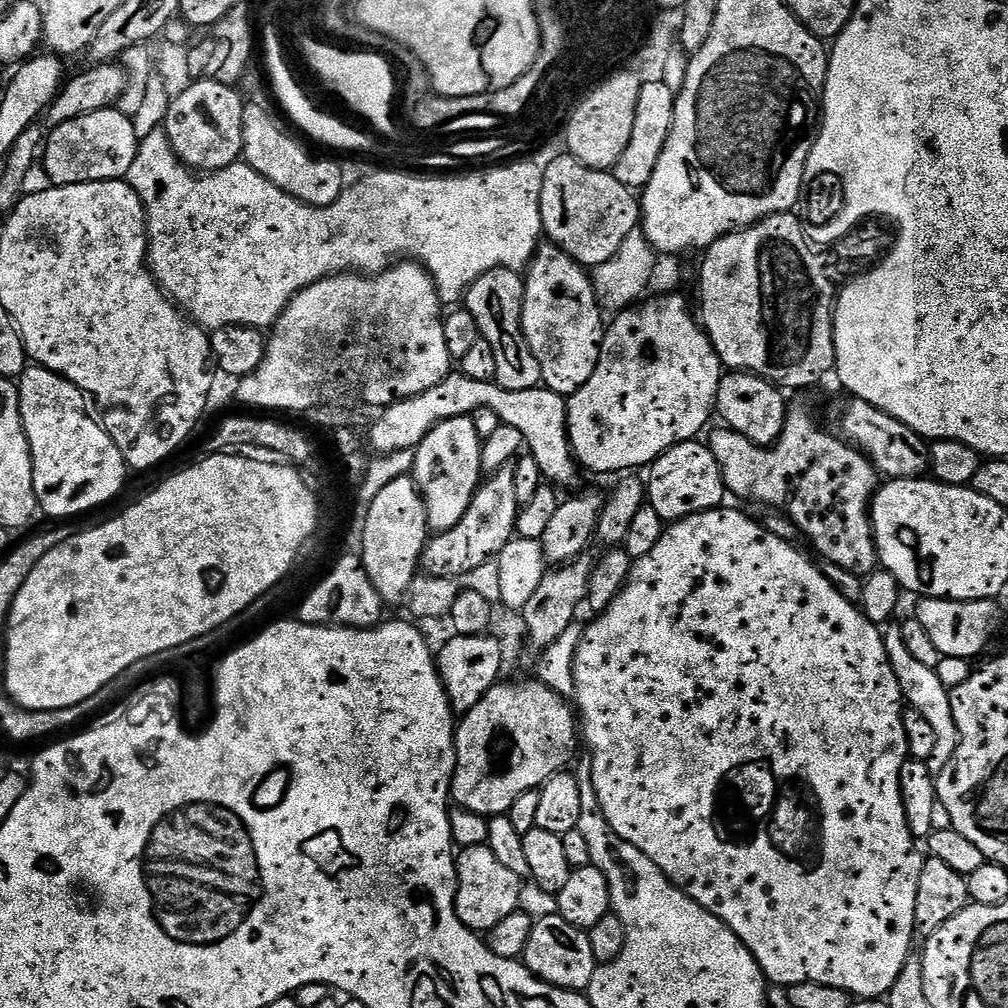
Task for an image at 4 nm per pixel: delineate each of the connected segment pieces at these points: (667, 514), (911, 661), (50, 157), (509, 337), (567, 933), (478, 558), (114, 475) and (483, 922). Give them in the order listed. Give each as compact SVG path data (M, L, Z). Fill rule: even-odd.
M687 440L666 450L646 472L646 500L666 522L685 520L725 503L726 489L722 470L707 443Z
M892 627L887 629L889 632L883 633L886 658L890 658L890 666L900 683L905 705L911 711L922 714L922 718L926 718L926 722L930 722L930 727L934 730L934 754L926 763L933 774L938 774L944 769L946 762L950 762L950 758L954 758L960 741L958 726L954 722L954 710L950 710L950 689L942 686L942 678L938 678L936 669L914 659L914 654L910 654L910 650L906 646L906 638L902 638L900 627Z
M116 106L74 118L70 122L55 125L47 133L42 149L42 168L48 171L53 185L85 184L99 180L122 180L127 177L134 158L138 141L135 136L133 117L119 112Z
M499 268L482 274L482 278L478 278L472 283L466 293L466 307L470 314L474 314L474 318L480 327L482 339L490 342L490 346L494 346L494 359L498 362L495 383L511 392L514 390L530 390L541 383L538 358L534 358L534 354L526 342L522 322L520 321L522 306L524 305L524 282L525 277L520 272L512 272L508 268Z
M559 914L551 915L533 923L522 962L539 980L571 992L584 992L590 986L598 967L594 950L590 950L590 938L585 929L570 926L570 922L566 922L566 918Z
M515 463L502 466L493 476L487 477L476 489L470 502L470 510L454 526L445 532L437 532L424 549L422 568L434 578L456 579L478 569L484 563L495 561L500 552L516 536L516 514L521 509L514 494Z
M39 366L25 367L18 387L39 511L48 516L80 516L110 503L124 488L126 465L118 446L90 411L84 391Z
M474 846L473 848L465 848L459 853L456 870L460 873L460 885L456 891L456 913L460 921L471 928L477 934L486 934L494 926L498 926L498 922L502 922L510 914L514 914L521 907L520 904L520 884L521 877L514 874L514 870L506 870L506 866L502 866L502 862L498 862L498 858L494 858L494 854L487 846Z

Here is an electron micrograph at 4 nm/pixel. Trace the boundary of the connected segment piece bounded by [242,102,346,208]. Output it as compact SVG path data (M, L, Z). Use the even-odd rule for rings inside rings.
M245 103L242 110L243 163L262 174L266 182L274 182L278 190L315 208L328 208L346 187L344 172L332 160L311 156L260 104Z

